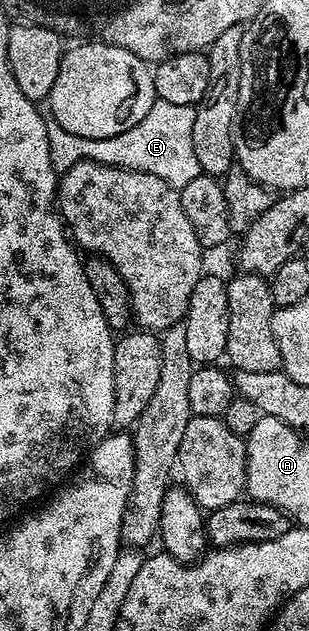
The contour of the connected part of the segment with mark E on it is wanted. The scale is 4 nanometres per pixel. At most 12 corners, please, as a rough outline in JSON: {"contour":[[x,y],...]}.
{"contour":[[158,98],[101,140],[46,124],[55,171],[100,159],[181,188],[202,173],[194,107]]}

